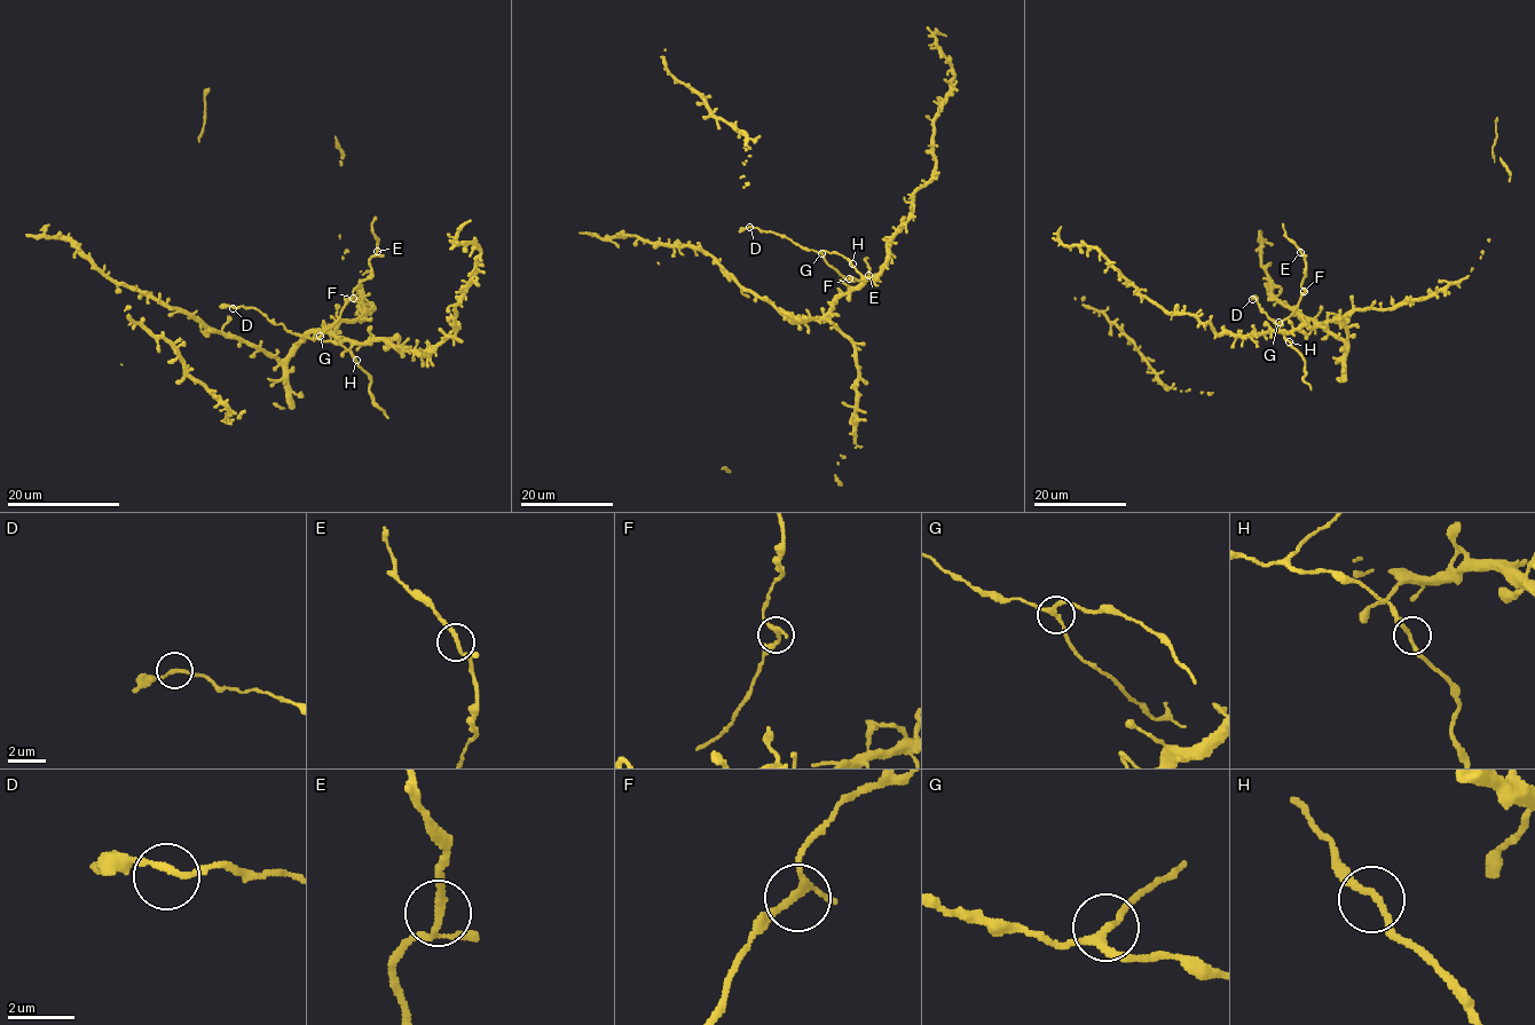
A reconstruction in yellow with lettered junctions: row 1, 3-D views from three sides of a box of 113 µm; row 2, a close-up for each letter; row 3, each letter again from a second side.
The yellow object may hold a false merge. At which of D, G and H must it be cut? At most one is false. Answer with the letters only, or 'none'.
none

